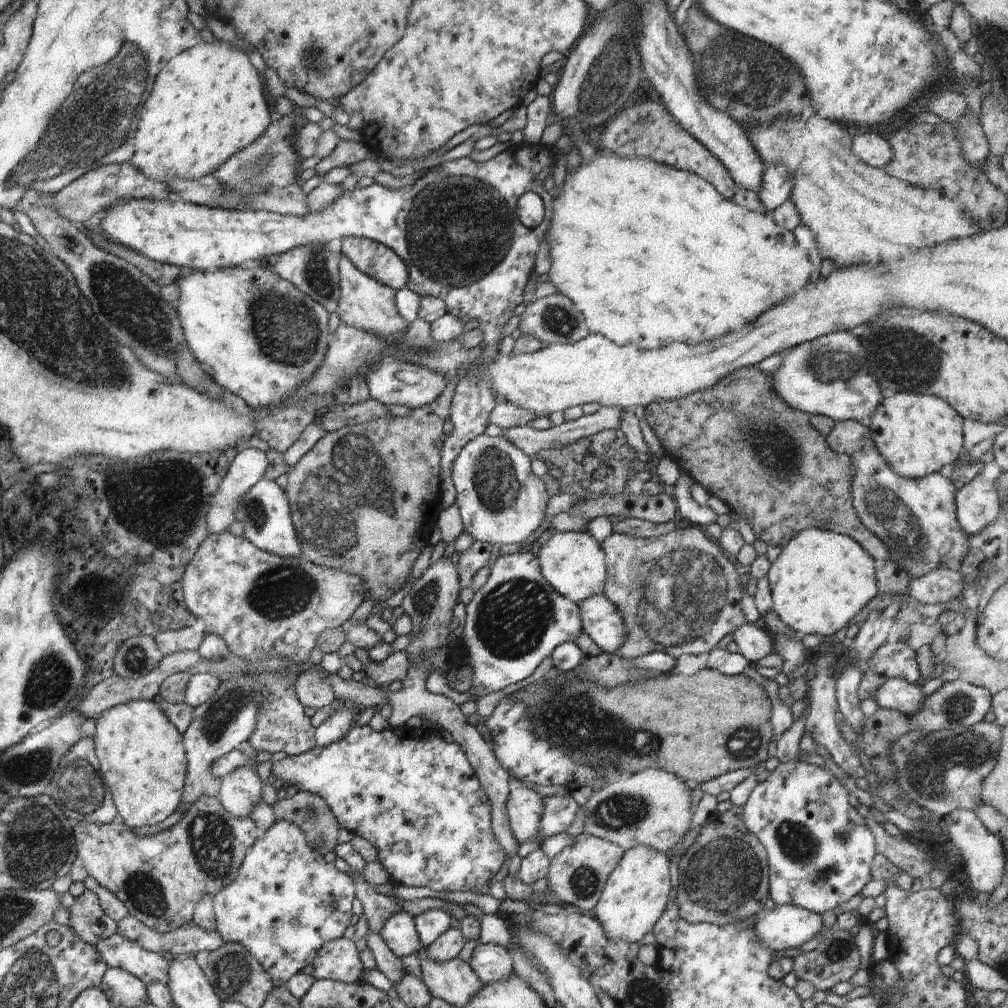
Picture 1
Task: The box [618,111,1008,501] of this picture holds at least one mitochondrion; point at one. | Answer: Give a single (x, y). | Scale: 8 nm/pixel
(896, 355)

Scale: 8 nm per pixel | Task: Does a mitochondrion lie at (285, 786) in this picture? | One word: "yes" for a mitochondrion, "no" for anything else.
no

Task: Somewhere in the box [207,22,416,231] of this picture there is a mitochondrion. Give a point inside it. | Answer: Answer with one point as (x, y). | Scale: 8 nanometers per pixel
(312, 59)

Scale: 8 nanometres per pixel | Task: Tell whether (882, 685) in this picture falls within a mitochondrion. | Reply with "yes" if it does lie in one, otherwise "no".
no

